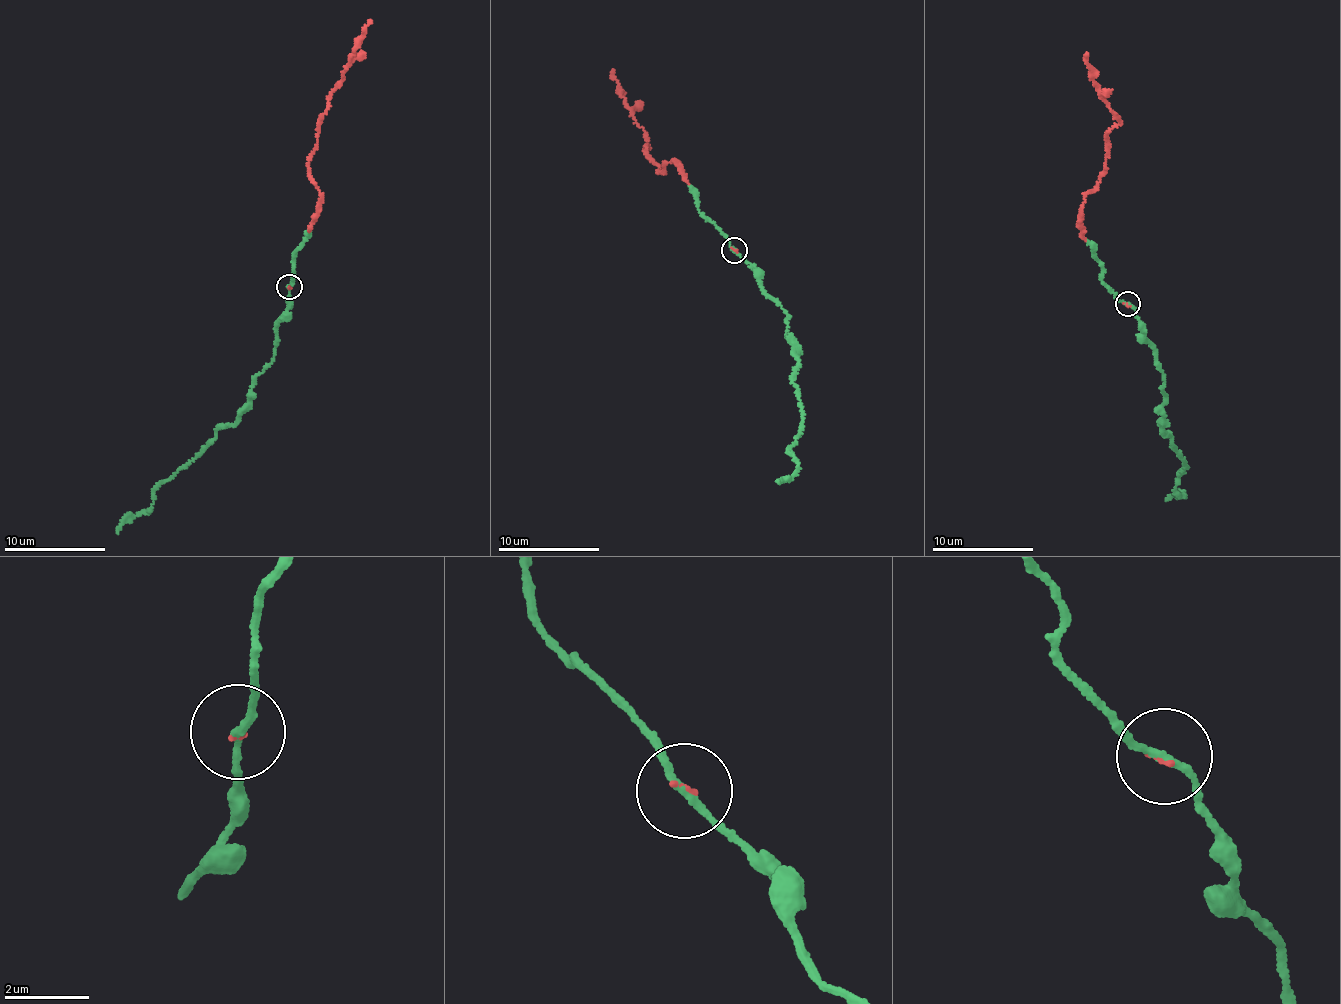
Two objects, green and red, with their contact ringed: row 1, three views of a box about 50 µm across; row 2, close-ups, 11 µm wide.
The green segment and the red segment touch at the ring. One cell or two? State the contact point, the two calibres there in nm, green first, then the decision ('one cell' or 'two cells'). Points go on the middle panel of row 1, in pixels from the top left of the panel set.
place (734, 250); calibres 160 and 70 nm; one cell

